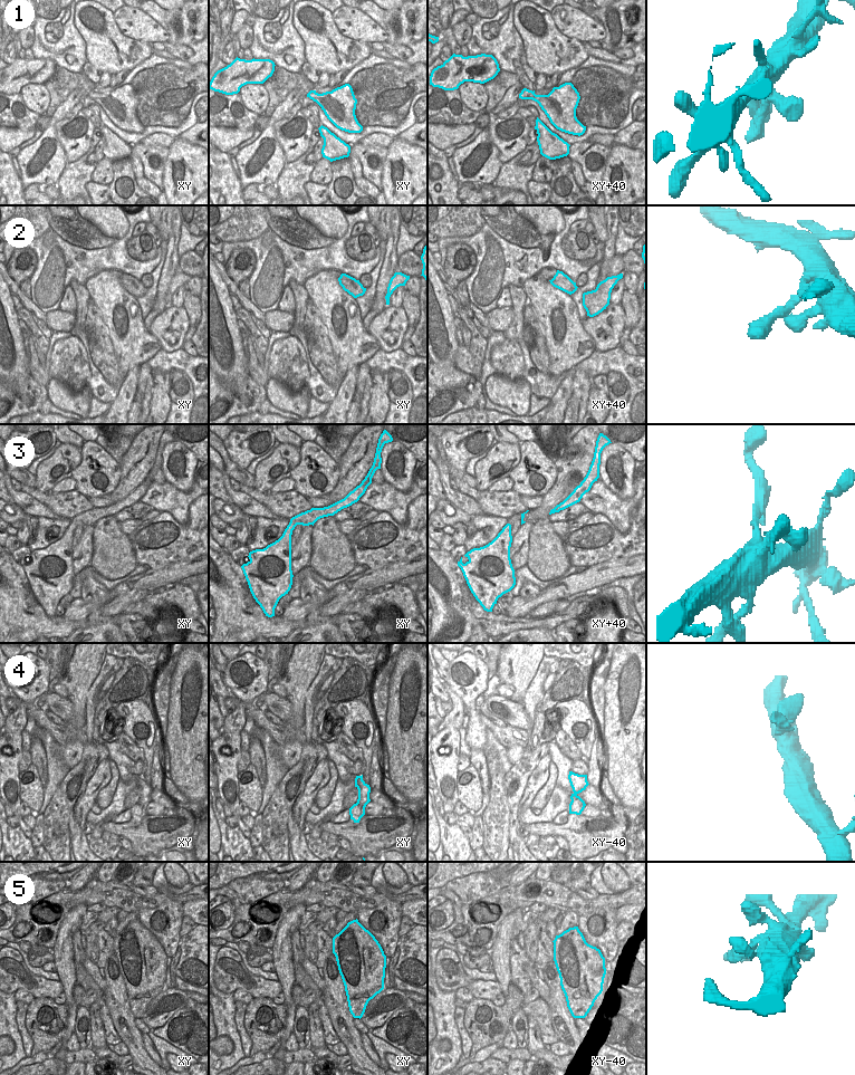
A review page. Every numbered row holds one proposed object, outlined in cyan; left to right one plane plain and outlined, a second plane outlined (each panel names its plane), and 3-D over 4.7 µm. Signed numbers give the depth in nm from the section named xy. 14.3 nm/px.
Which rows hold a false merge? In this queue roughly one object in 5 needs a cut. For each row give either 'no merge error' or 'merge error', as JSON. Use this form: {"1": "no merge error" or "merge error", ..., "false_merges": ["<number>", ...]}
{"1": "no merge error", "2": "no merge error", "3": "no merge error", "4": "no merge error", "5": "no merge error", "false_merges": []}

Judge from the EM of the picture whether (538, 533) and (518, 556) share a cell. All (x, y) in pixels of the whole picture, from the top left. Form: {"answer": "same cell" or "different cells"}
{"answer": "different cells"}

